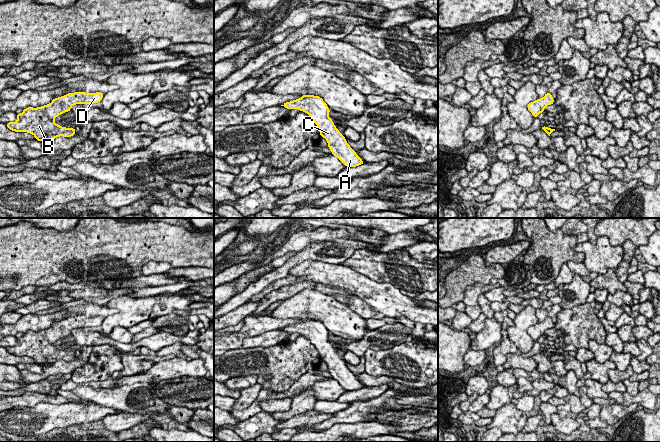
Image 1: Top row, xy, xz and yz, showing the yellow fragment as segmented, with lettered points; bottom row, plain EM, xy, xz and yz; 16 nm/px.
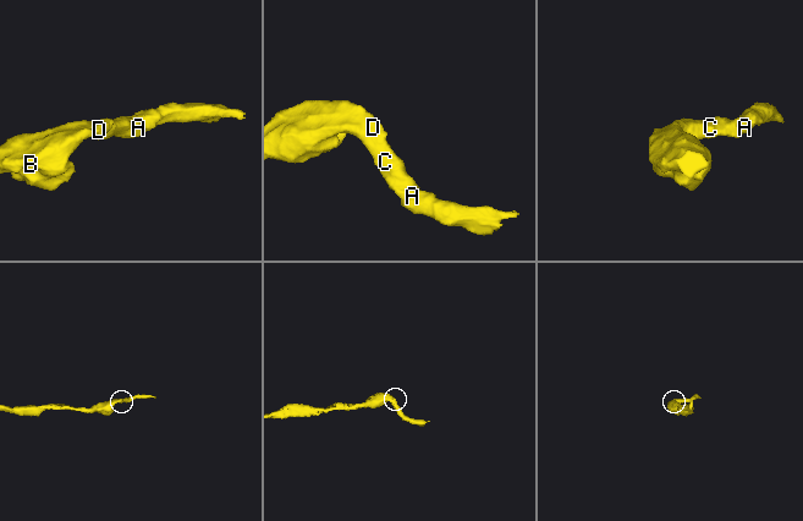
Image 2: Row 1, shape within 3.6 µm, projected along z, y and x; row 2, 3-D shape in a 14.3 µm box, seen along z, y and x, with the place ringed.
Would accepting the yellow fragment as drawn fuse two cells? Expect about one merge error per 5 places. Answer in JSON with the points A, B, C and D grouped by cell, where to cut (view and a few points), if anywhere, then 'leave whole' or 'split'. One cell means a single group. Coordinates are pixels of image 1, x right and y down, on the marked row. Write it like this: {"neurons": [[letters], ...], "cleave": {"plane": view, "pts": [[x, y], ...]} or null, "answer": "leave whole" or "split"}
{"neurons": [["A", "B", "C", "D"]], "cleave": null, "answer": "leave whole"}

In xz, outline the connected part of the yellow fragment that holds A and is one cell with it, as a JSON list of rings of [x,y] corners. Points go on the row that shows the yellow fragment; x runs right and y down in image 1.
[[[317,95],[301,96],[301,99],[286,102],[281,106],[290,110],[299,109],[306,112],[319,128],[320,136],[327,140],[332,155],[336,156],[343,165],[346,167],[356,167],[364,164],[364,161],[349,146],[345,137],[333,124],[332,118],[328,117],[330,109],[323,99]]]

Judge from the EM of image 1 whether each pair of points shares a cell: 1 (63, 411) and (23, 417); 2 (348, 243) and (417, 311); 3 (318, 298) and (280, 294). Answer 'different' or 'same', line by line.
1: same
2: different
3: different

